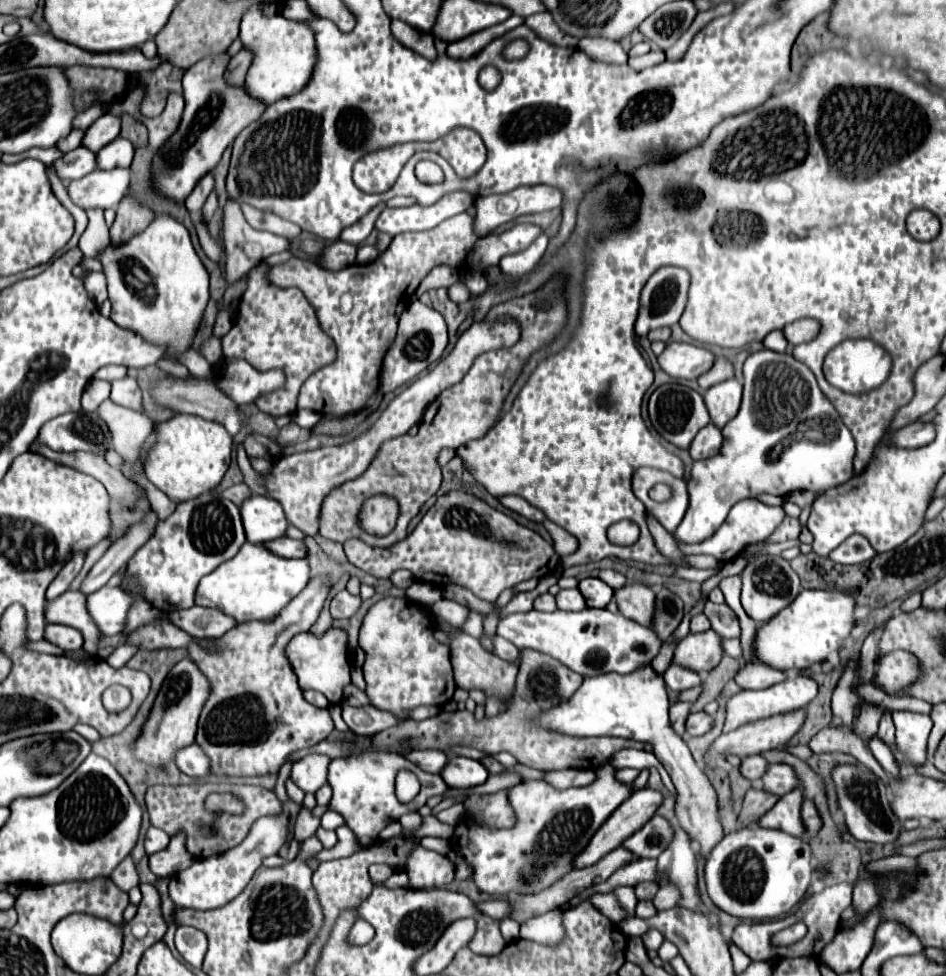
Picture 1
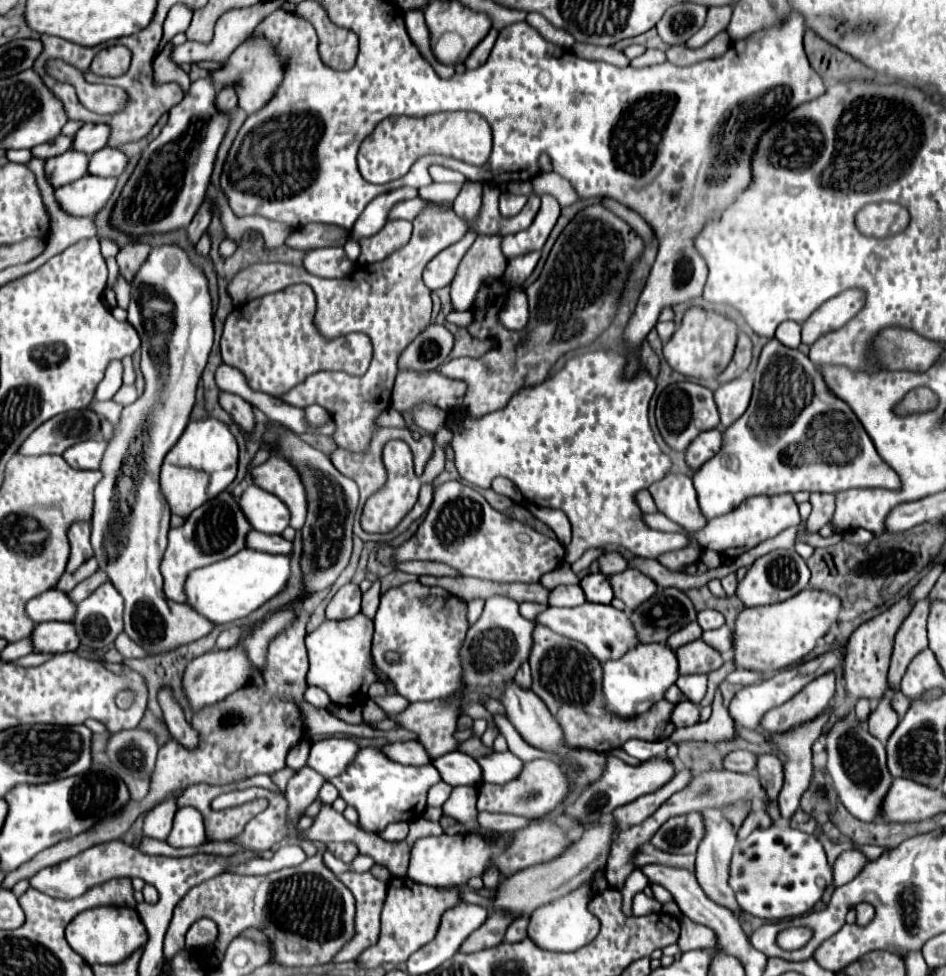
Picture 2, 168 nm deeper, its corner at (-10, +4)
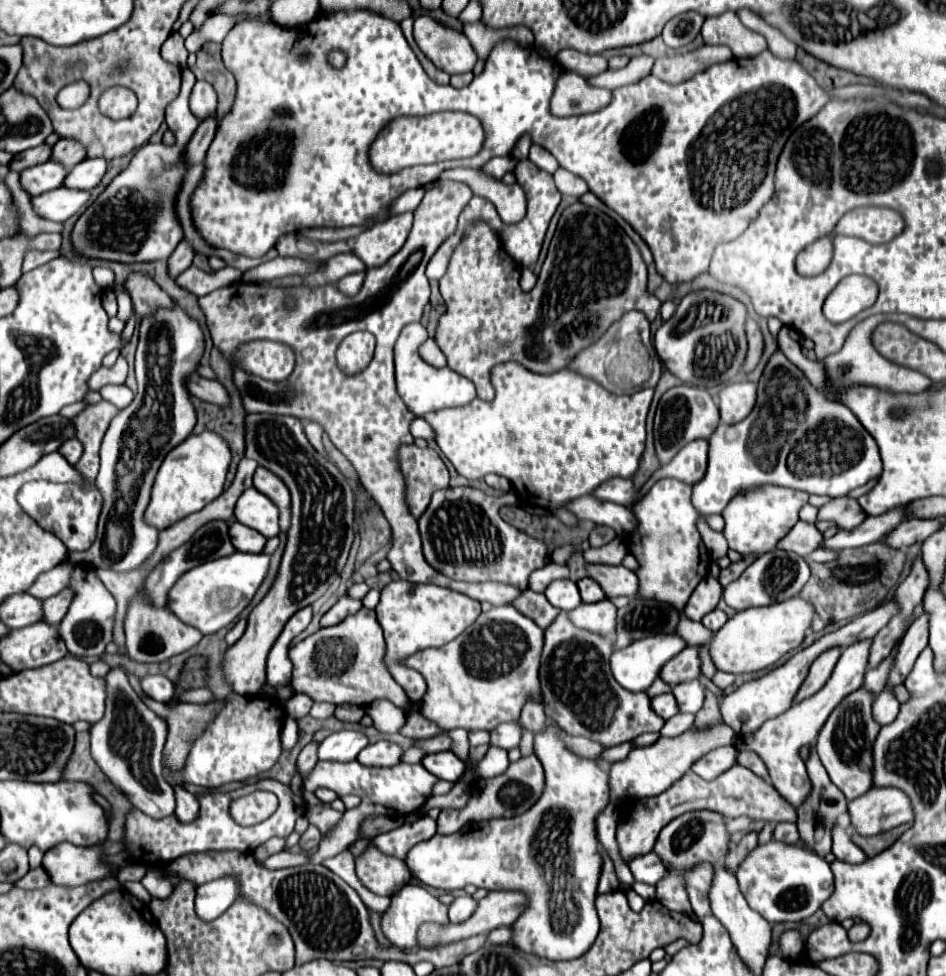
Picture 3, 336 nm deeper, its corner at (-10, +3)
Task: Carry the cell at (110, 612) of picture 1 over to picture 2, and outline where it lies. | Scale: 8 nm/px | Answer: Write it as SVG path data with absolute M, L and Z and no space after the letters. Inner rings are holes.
M105 581L77 605L75 621L71 623L79 633L81 649L89 647L89 651L101 651L123 631L123 597Z

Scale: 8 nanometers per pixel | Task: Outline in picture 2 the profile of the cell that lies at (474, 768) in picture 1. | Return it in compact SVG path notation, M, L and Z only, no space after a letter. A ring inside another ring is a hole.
M451 751L445 753L443 757L437 757L433 761L435 769L439 771L441 779L445 783L449 783L451 787L457 785L479 785L481 781L481 767L477 765L477 761L465 753L459 751Z

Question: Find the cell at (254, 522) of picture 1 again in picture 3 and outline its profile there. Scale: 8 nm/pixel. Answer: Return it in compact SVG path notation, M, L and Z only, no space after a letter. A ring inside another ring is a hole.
M247 488L235 506L235 520L255 528L265 538L273 538L279 534L279 510L277 506L259 490Z

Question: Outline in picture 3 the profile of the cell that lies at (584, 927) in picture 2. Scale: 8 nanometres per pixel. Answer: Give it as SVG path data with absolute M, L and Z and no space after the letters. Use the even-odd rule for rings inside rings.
M547 720L543 732L535 732L533 750L545 768L547 786L543 798L539 798L539 802L531 810L527 810L527 814L473 822L449 836L435 834L431 840L415 844L409 850L405 864L411 870L413 878L445 892L465 888L467 884L485 890L503 890L503 888L525 890L531 902L525 914L521 914L521 918L513 924L515 930L513 944L523 952L547 960L573 960L585 954L599 934L595 896L597 896L597 882L601 872L601 852L595 834L595 816L607 806L609 774L595 760L575 754L561 740L559 732L561 728L553 720Z

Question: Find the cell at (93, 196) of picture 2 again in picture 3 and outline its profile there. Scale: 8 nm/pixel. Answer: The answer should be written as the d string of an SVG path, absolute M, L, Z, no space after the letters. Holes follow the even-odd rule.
M67 186L55 188L47 194L39 194L33 198L35 212L47 220L53 222L65 222L75 214L81 214L89 200L93 190L73 190Z

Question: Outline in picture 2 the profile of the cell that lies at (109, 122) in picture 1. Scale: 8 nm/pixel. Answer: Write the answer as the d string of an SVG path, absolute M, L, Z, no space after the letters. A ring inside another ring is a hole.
M87 123L75 133L75 145L71 149L79 151L79 153L93 155L95 151L99 151L107 145L107 139L109 139L109 127L107 125Z

